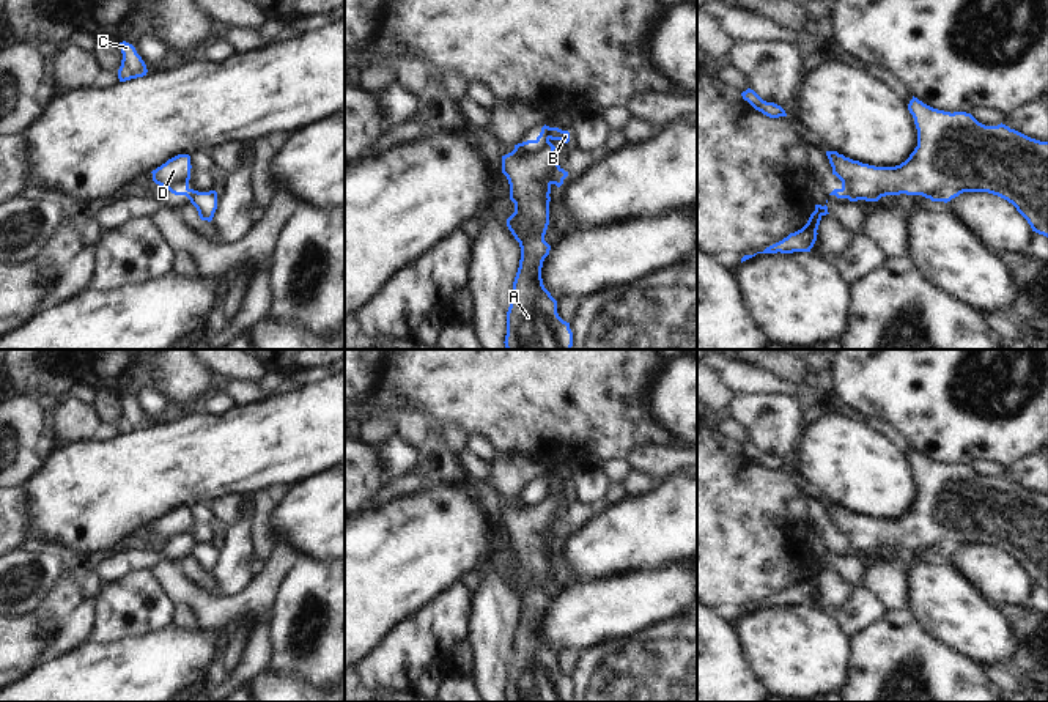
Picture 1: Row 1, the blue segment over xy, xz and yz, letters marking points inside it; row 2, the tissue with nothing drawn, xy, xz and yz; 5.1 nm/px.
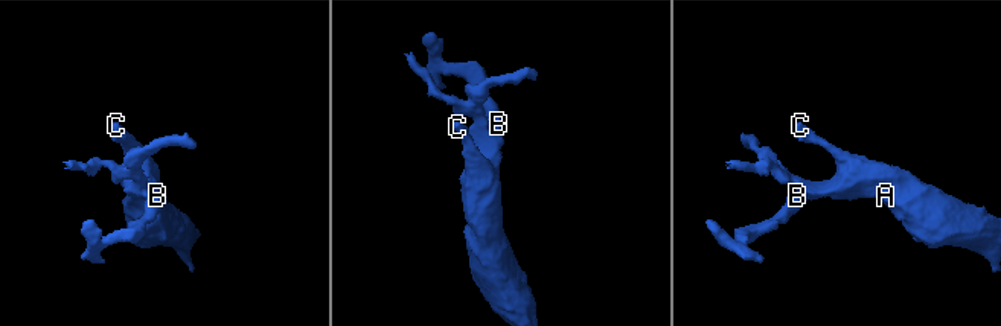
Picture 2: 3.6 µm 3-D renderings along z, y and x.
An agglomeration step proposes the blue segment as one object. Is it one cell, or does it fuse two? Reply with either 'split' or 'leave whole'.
leave whole

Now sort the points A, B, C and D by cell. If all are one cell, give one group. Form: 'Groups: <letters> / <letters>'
Groups: A B C D

